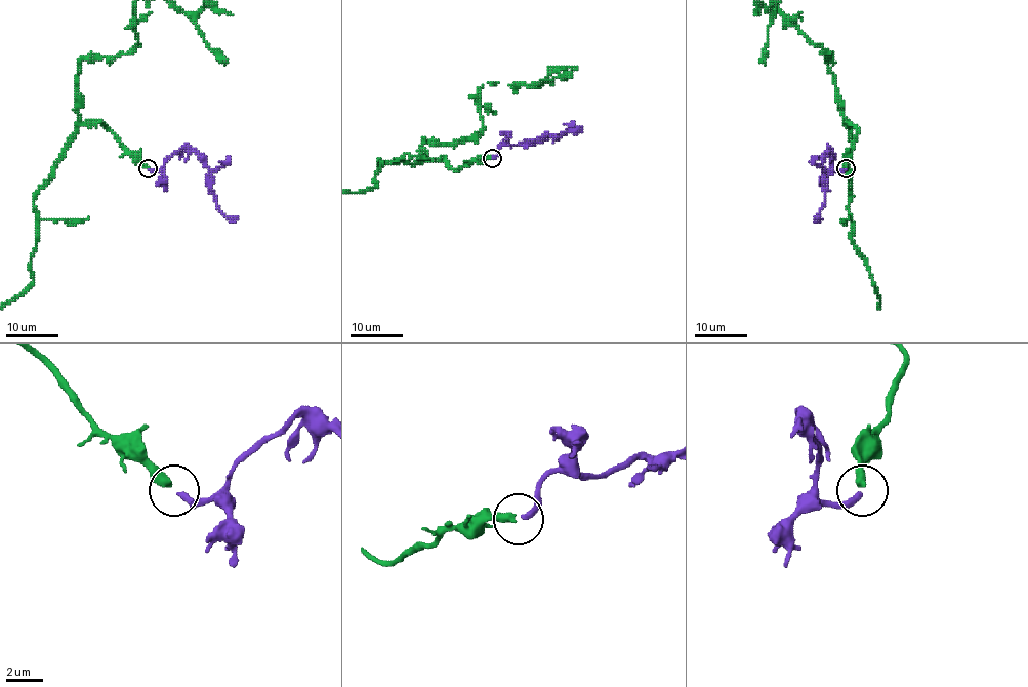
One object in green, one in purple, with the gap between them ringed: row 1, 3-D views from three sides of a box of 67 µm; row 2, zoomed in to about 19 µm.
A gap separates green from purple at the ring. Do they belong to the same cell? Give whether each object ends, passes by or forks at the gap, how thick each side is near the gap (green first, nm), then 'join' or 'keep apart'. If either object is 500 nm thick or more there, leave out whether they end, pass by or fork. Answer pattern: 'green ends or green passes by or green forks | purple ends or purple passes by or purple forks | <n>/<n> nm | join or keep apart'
green ends | purple ends | 440/320 nm | join

